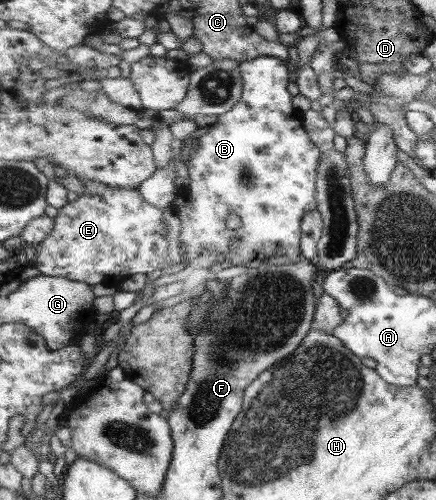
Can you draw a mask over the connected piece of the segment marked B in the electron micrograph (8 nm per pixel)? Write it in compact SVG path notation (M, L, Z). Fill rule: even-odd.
M259 56L242 62L242 100L230 112L217 117L208 132L197 138L197 148L187 163L190 183L188 187L180 187L178 200L173 205L181 221L179 240L186 248L185 266L206 250L227 255L230 259L221 259L222 265L234 266L252 266L272 256L284 256L289 263L303 255L302 220L318 209L316 193L323 152L312 142L304 126L304 114L298 114L292 104L294 94L288 92L288 87L294 85L295 72L290 65L290 60L275 56ZM230 214L238 216L243 223L236 230L228 230L226 226Z

